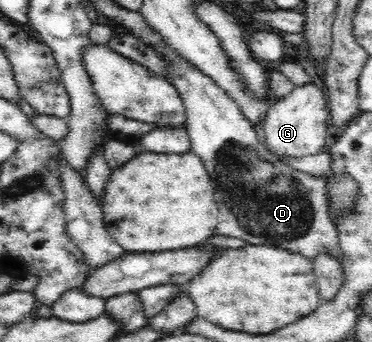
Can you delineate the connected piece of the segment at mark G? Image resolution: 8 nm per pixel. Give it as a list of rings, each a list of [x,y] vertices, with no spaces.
[[[306,83],[295,87],[287,96],[274,102],[267,111],[263,125],[265,142],[272,154],[304,157],[314,155],[327,149],[334,131],[331,129],[331,115],[328,101],[324,98],[325,89],[320,89],[314,83]]]

